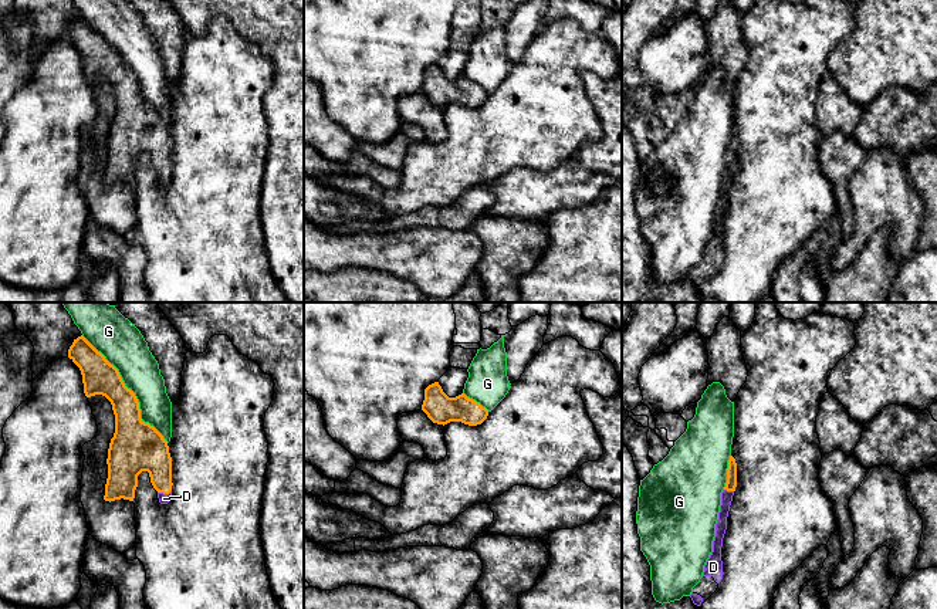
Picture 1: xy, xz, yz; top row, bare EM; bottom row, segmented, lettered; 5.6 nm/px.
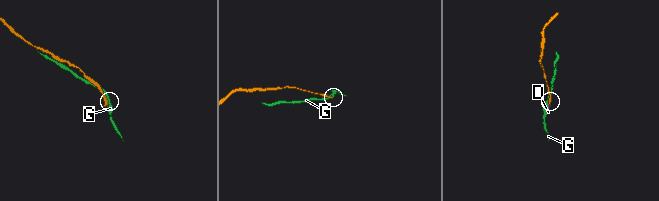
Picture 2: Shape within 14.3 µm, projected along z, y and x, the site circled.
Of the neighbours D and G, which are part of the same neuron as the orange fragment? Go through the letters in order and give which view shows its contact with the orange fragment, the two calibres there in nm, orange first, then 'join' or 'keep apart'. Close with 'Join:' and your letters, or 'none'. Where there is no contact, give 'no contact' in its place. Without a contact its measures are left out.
D: meets orange in xy; 220 nm thick on the orange side, 60 nm on the other; join
G: meets orange in xy; 190 nm thick on the orange side, 240 nm on the other; keep apart
Join: D

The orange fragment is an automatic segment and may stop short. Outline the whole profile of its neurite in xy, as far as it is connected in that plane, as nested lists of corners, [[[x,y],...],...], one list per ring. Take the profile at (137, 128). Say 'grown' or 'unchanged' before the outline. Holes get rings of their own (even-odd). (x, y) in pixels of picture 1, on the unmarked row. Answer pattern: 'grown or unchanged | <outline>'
grown | [[[82,17],[74,21],[68,40],[80,50],[87,79],[102,77],[115,97],[115,115],[108,131],[105,183],[133,183],[138,158],[148,153],[160,186],[172,177],[172,139],[168,124],[141,101],[139,84],[105,38]]]

